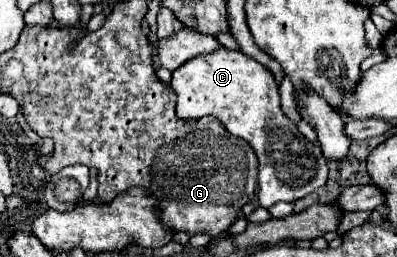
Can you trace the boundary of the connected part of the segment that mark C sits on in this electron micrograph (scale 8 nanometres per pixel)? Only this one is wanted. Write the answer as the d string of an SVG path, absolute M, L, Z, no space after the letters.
M219 47L211 53L201 53L197 57L189 59L189 61L185 61L181 67L177 67L173 71L173 79L171 79L169 87L177 95L177 101L175 101L177 117L199 119L199 117L205 117L205 115L213 115L225 125L225 129L229 133L245 139L255 149L255 153L259 157L259 191L257 191L257 197L259 197L261 207L269 209L271 205L275 205L279 201L293 203L293 201L313 193L317 187L325 185L325 181L327 181L327 161L323 157L321 147L317 143L307 141L305 135L299 133L297 125L283 115L281 103L279 103L279 89L277 89L273 75L261 63L257 63L253 57L249 57L241 51L225 49L225 47Z

